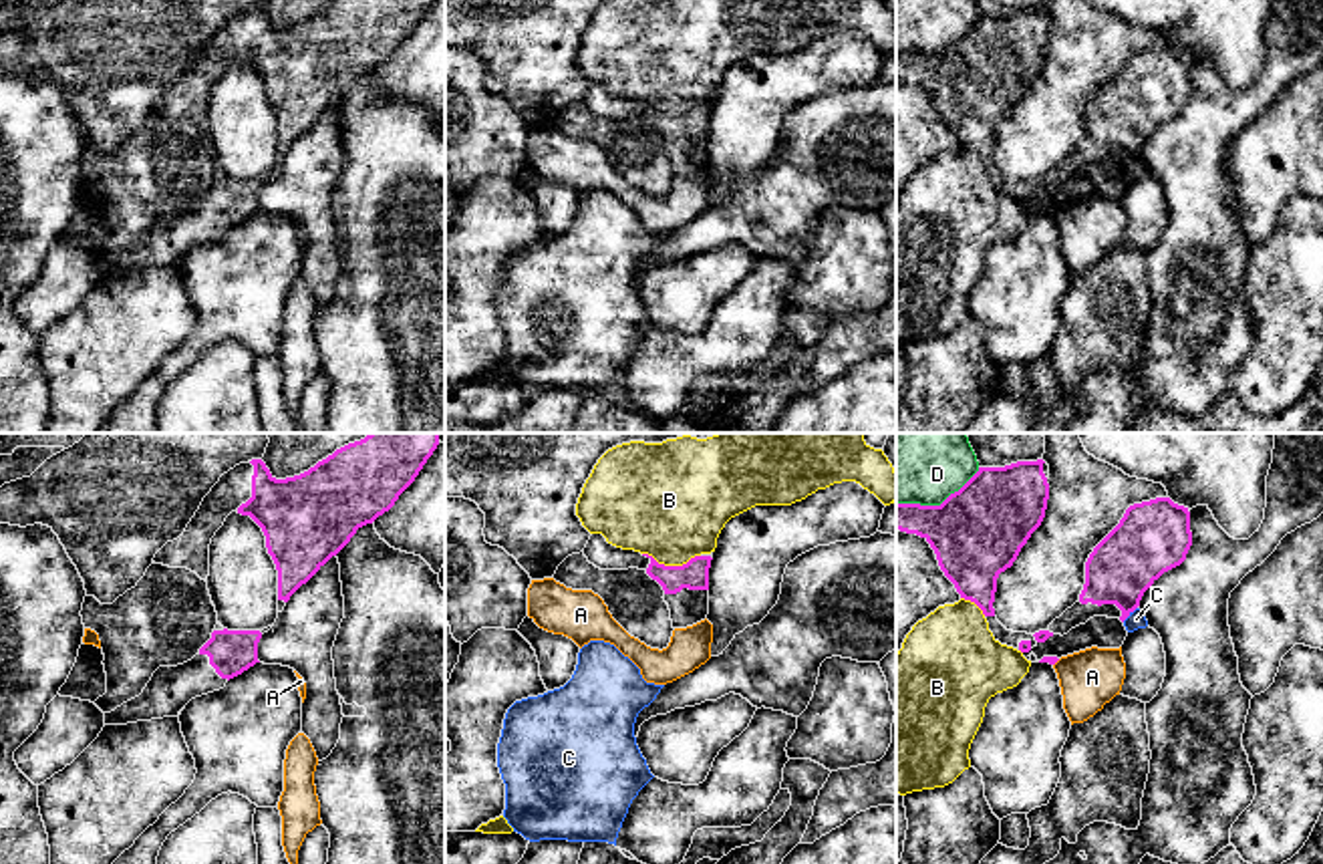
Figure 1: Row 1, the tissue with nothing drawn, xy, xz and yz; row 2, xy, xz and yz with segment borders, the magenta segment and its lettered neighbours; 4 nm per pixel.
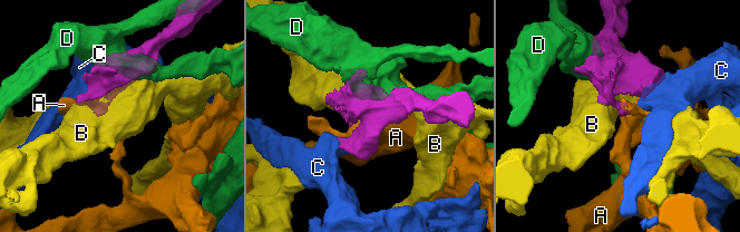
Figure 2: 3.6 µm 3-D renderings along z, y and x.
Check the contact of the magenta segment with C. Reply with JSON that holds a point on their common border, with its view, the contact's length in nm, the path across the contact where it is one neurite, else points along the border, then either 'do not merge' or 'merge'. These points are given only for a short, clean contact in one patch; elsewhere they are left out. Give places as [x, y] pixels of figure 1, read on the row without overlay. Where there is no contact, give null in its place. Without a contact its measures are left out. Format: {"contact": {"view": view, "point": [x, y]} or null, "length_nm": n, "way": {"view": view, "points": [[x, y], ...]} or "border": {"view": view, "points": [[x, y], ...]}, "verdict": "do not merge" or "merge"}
{"contact": {"view": "yz", "point": [1128, 164]}, "length_nm": 90, "border": {"view": "yz", "points": [[1136, 156], [1122, 170]]}, "verdict": "do not merge"}

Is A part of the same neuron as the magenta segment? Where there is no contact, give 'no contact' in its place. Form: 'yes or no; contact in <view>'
no; contact in yz

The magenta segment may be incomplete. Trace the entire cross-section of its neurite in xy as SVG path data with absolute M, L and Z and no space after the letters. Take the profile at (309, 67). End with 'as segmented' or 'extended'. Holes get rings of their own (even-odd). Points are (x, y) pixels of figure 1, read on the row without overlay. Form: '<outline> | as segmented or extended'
M334 0L308 20L276 28L262 8L240 12L219 26L203 46L185 81L167 91L153 107L155 113L187 117L201 129L209 125L209 93L232 60L250 64L266 85L266 97L278 119L278 149L306 133L336 105L358 77L389 60L399 44L415 30L433 0Z | extended

